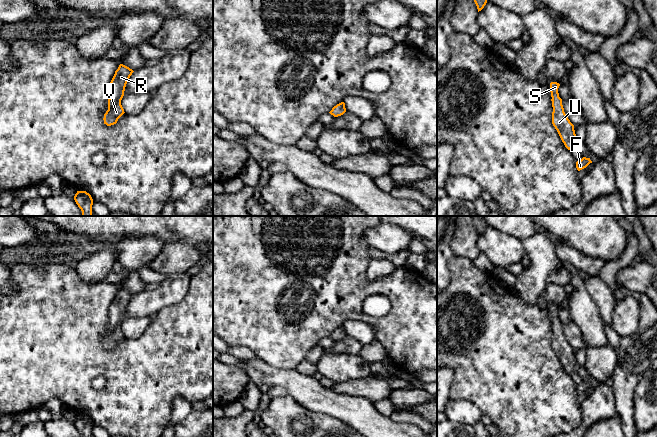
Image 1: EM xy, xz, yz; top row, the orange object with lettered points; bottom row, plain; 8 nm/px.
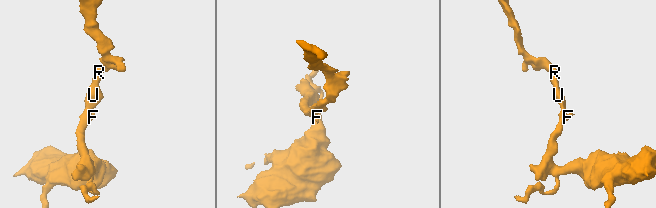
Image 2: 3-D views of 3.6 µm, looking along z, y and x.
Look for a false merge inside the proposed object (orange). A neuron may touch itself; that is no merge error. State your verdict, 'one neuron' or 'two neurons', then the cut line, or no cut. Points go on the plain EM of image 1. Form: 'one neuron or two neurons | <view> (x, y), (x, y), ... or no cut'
one neuron | no cut

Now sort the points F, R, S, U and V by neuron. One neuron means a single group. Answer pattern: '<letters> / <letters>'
F R S U V

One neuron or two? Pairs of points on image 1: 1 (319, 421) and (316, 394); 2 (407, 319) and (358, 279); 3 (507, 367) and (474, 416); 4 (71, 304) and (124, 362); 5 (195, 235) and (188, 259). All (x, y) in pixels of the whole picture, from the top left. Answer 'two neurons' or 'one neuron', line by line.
1: two neurons
2: one neuron
3: two neurons
4: one neuron
5: two neurons

